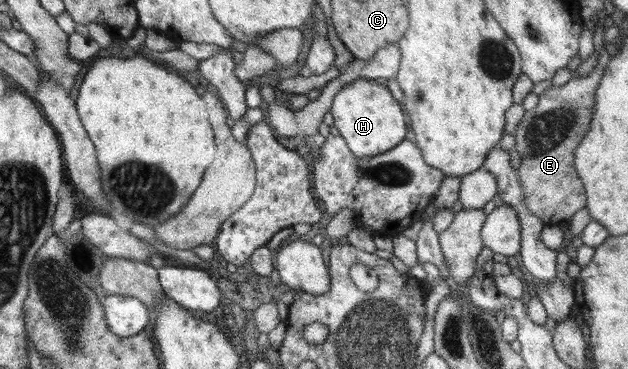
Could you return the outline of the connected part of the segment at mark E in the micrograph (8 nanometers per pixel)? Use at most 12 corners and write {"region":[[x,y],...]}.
{"region":[[610,54],[546,89],[514,134],[529,211],[546,225],[586,207],[574,153]]}

